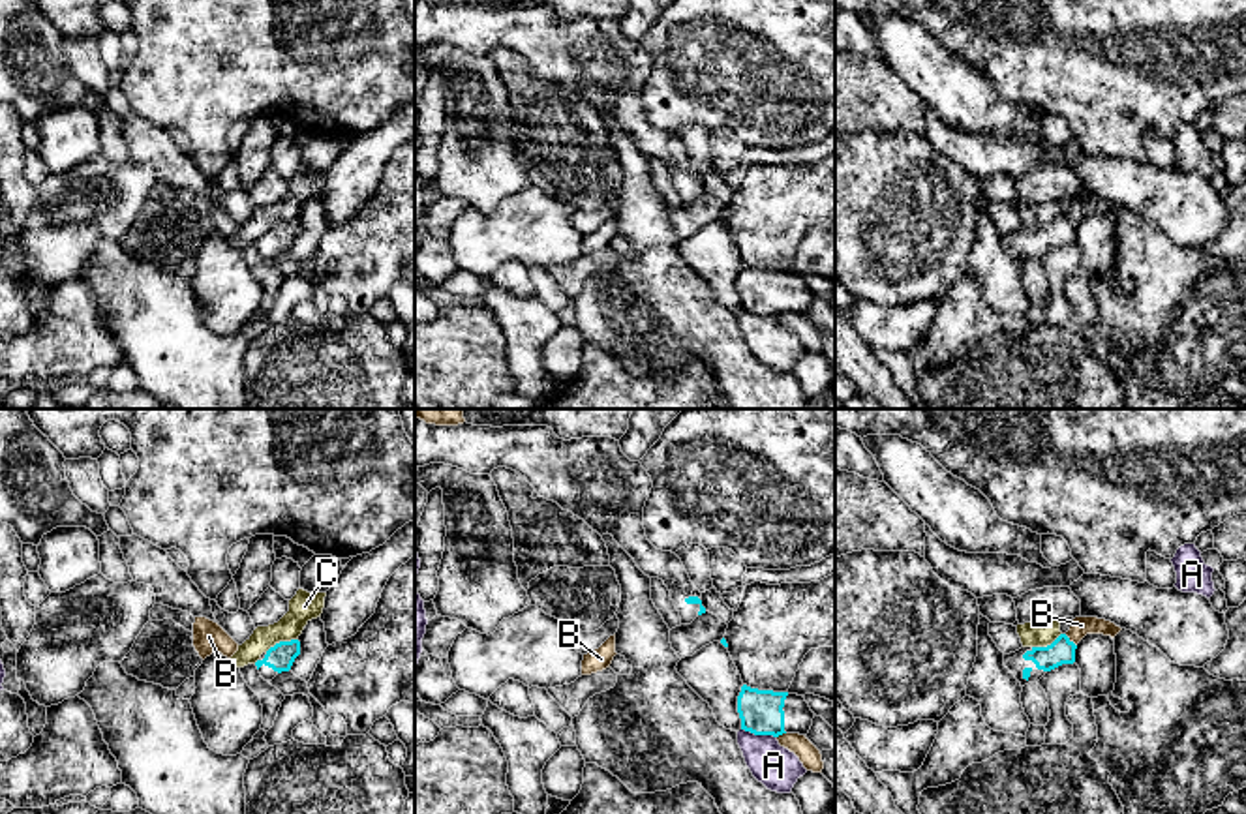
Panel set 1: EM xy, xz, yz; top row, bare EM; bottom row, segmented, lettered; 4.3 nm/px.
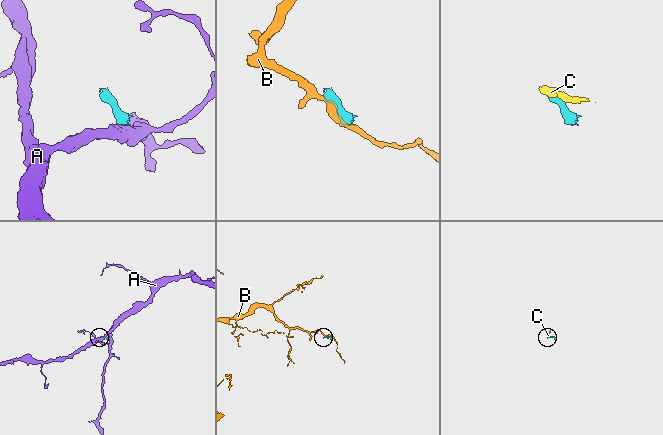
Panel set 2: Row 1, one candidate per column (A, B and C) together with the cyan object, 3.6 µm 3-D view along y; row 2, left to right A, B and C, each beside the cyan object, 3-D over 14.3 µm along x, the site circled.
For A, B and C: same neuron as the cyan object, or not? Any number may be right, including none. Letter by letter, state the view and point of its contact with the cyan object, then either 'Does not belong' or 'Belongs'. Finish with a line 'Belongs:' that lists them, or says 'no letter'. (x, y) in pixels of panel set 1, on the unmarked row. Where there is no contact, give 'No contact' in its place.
A: Touches cyan at xz (759, 314). Does not belong
B: Touches cyan at yz (1068, 220). Does not belong
C: Touches cyan at xy (280, 222). Does not belong
Belongs: no letter

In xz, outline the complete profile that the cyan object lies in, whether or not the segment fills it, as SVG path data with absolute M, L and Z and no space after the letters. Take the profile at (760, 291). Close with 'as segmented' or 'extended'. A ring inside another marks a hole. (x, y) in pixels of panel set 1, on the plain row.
M747 264L737 276L741 309L754 315L799 313L807 315L814 293L803 276L773 270L758 270Z | extended

